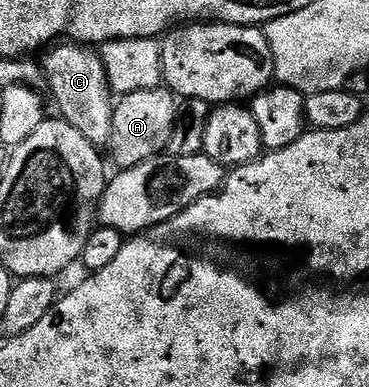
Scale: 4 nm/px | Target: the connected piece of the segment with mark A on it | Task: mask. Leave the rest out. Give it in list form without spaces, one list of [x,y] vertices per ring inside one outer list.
[[[164,85],[132,91],[116,100],[107,147],[108,150],[113,150],[113,159],[118,163],[118,168],[134,167],[143,161],[154,159],[168,148],[171,129],[177,116],[177,104],[173,92]]]

